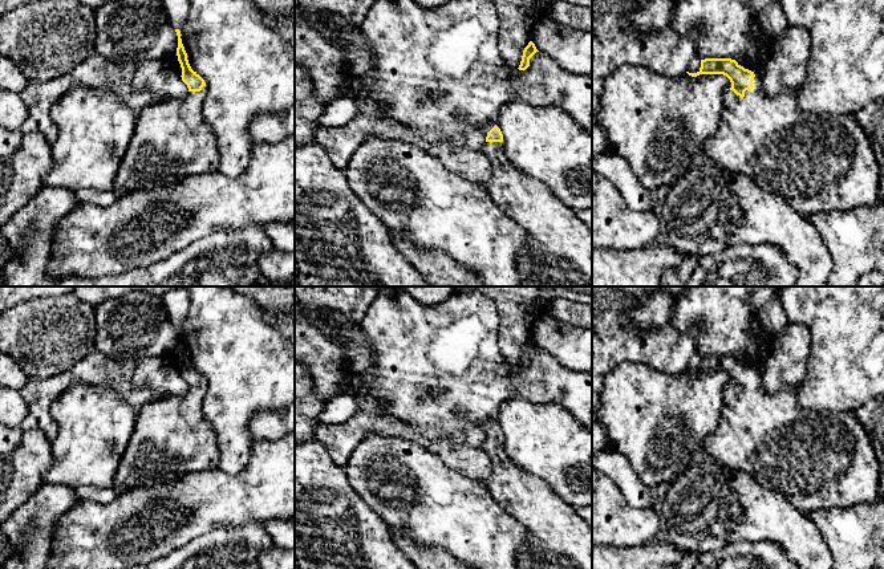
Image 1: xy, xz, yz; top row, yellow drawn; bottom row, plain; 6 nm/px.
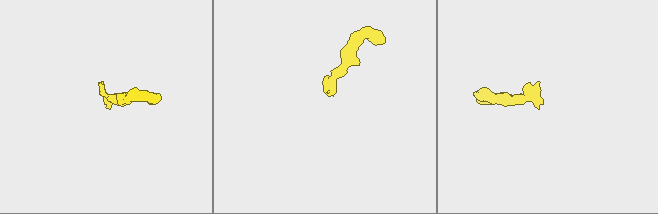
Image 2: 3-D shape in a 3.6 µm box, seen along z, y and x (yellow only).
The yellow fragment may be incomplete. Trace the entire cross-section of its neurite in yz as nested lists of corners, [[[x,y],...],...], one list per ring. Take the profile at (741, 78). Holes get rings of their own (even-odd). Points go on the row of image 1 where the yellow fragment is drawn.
[[[705,58],[701,60],[701,68],[697,73],[686,73],[692,77],[697,77],[700,74],[723,74],[731,82],[731,88],[726,92],[723,97],[721,121],[717,133],[711,138],[706,139],[702,145],[702,155],[707,157],[711,162],[717,163],[727,171],[742,174],[753,179],[762,191],[780,196],[795,212],[798,212],[802,216],[812,214],[824,214],[832,210],[849,211],[859,207],[869,208],[879,202],[880,174],[877,160],[864,129],[853,119],[852,114],[818,115],[802,111],[798,106],[796,85],[794,88],[783,90],[778,95],[766,95],[754,72],[745,69],[735,60],[731,58]]]

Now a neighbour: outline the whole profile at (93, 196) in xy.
[[[94,188],[76,191],[74,195],[80,203],[88,203],[98,207],[109,207],[122,196],[113,190],[98,191]]]

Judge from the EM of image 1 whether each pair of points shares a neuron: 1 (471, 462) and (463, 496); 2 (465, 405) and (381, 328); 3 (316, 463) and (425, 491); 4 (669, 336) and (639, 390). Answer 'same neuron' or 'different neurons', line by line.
1: different neurons
2: same neuron
3: different neurons
4: different neurons

